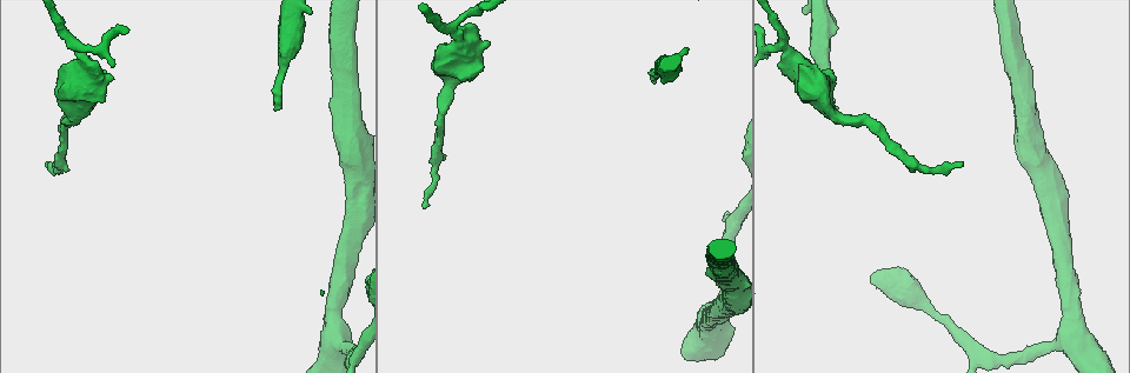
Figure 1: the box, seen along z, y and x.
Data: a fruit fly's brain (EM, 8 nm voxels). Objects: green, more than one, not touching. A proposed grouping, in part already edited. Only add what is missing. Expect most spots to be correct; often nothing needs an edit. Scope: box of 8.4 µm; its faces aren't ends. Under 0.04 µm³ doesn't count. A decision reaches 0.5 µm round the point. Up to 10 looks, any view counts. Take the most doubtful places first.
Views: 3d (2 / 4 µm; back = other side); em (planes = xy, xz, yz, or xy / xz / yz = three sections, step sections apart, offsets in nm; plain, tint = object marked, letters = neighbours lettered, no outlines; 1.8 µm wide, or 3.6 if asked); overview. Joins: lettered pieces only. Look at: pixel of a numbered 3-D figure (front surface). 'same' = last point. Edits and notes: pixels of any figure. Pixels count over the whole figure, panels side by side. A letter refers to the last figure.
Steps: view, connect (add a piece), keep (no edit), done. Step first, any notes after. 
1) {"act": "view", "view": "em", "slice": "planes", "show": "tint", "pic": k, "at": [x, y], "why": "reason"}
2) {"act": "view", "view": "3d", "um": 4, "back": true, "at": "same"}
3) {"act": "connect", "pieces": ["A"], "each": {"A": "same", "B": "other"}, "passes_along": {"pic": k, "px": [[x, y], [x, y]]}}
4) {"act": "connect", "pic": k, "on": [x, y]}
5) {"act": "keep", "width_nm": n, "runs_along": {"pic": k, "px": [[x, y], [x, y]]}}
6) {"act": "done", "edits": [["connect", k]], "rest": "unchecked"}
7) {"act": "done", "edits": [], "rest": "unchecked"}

{"act": "view", "view": "3d", "um": 2, "pic": 1, "at": [653, 82], "why": "tapers out"}

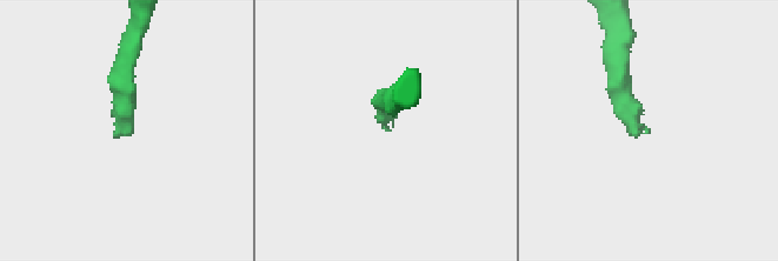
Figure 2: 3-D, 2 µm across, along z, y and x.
{"act": "view", "view": "em", "slice": "planes", "show": "letters", "pic": 2, "at": [645, 133]}

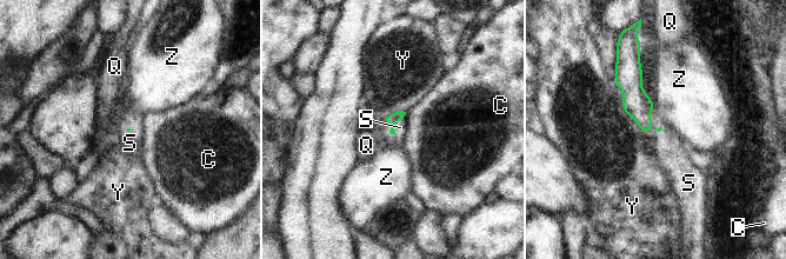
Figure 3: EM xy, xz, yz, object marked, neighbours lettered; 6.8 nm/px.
{"act": "connect", "pic": 3, "on": [671, 153], "longest_contact_nm": ["Y", 280], "each": {"C": "other", "Q": "other", "S": "same", "Y": "other", "Z": "other"}, "found": "the neuron continues"}

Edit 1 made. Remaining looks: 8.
{"act": "view", "view": "em", "slice": "yz", "step": 4, "show": "letters", "pic": 1, "at": [961, 163], "why": "thin end"}

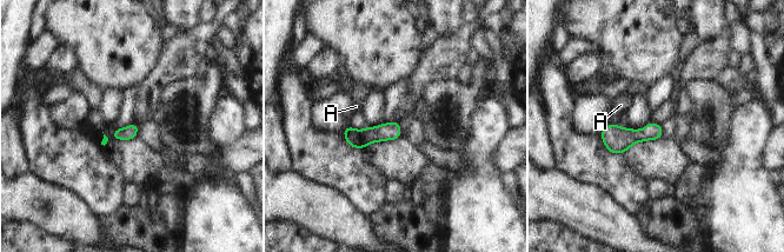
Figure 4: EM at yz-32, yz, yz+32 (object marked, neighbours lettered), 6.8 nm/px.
{"act": "keep", "each": {"A": "other"}, "found": "no lettered piece goes on from it"}

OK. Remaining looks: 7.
{"act": "view", "view": "em", "slice": "planes", "show": "tint", "pic": 1, "at": [80, 47], "why": "arms part here"}

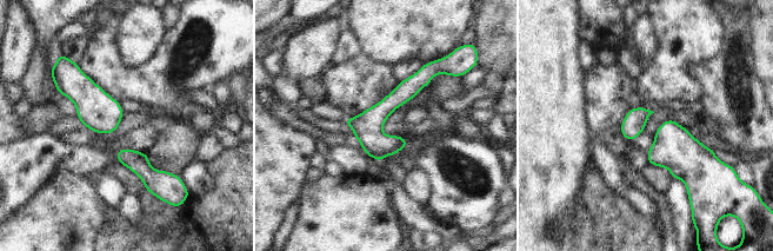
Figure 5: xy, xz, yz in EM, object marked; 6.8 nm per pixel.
{"act": "view", "view": "em", "slice": "planes", "show": "letters", "at": "same"}

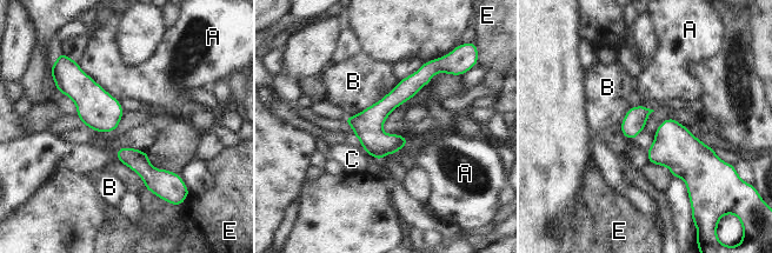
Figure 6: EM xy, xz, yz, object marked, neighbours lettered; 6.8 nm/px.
{"act": "keep", "width_nm": 200, "longest_contact_nm": ["B", 460], "each": {"A": "other", "B": "other", "C": "other", "E": "other"}, "found": "none of them fits"}

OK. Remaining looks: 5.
{"act": "view", "view": "em", "um": 3.6, "slice": "xy", "step": 16, "show": "tint", "pic": 1, "at": [1074, 325], "why": "sudden change in width"}

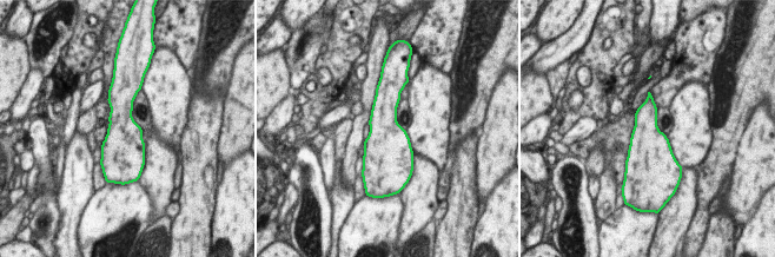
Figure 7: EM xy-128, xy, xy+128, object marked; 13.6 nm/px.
{"act": "view", "view": "em", "um": 3.6, "slice": "planes", "show": "tint", "at": "same", "why": "another direction"}

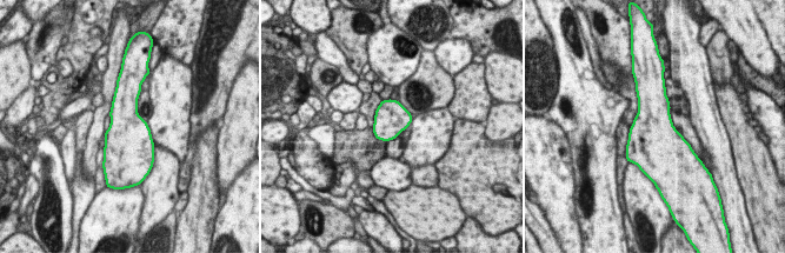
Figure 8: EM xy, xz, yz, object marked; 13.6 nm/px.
{"act": "view", "view": "em", "um": 3.6, "slice": "planes", "show": "letters", "at": "same", "why": "what lies round it"}

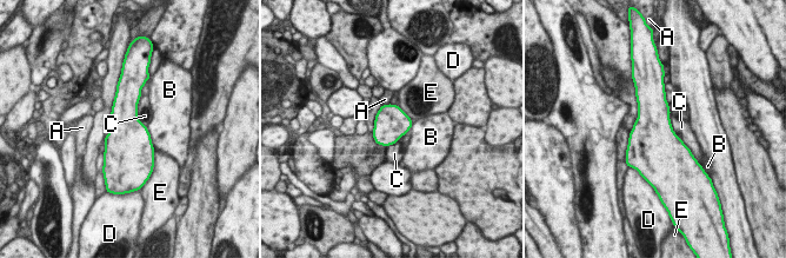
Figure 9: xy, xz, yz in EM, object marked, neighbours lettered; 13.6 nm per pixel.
{"act": "keep", "each": {"A": "other", "B": "other", "C": "other", "D": "other", "E": "other"}, "border": {"pic": 9, "px": [[635, 92], [637, 119], [630, 132]]}, "found": "none of them fits"}

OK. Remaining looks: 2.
{"act": "done", "edits": [["connect", 3]], "rest": "unchecked"}

